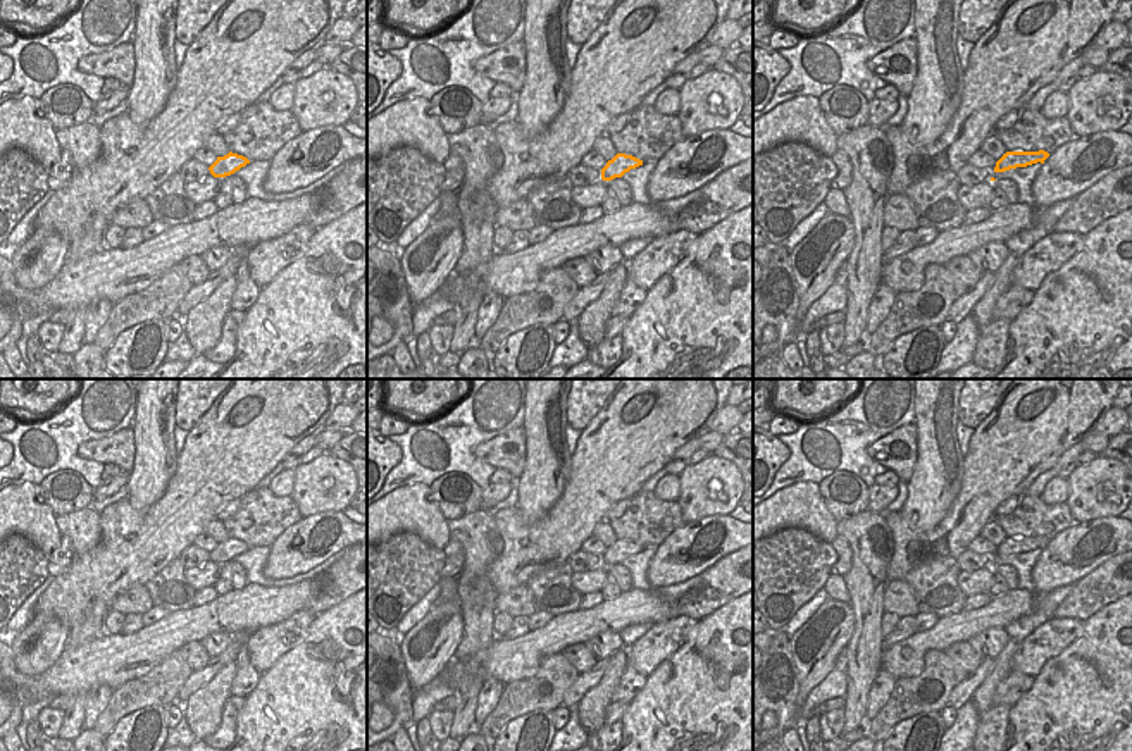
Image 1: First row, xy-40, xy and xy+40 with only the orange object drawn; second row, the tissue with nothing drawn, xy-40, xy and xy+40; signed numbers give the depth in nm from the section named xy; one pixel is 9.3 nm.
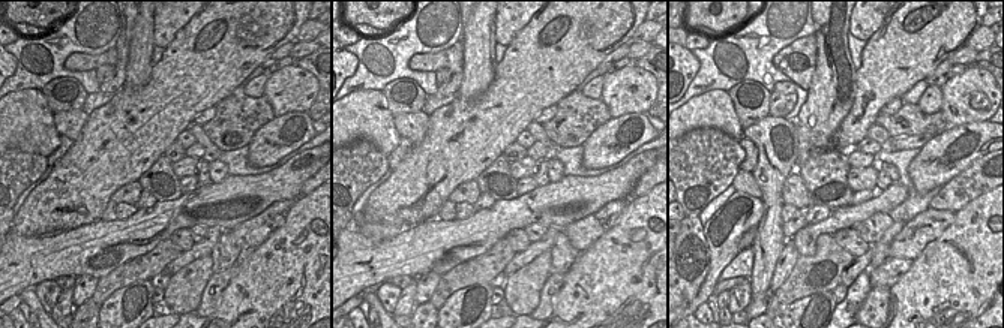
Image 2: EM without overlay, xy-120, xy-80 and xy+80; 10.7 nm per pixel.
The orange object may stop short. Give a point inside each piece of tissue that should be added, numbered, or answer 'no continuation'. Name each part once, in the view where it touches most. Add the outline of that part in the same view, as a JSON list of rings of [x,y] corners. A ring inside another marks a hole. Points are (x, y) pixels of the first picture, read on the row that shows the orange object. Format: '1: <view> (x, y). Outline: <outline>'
no continuation

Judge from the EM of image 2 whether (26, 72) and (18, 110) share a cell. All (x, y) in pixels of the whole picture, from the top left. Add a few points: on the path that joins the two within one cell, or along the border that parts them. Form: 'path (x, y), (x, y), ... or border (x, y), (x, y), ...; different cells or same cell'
border (39, 89), (15, 92); different cells

